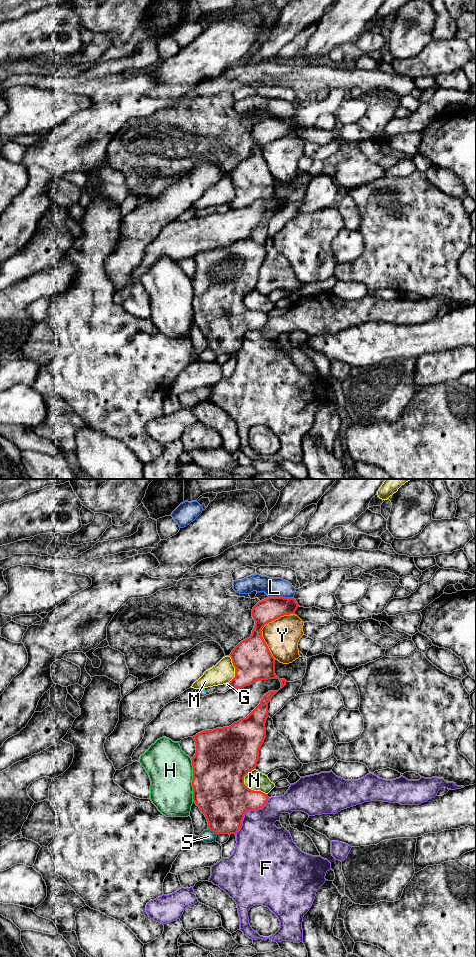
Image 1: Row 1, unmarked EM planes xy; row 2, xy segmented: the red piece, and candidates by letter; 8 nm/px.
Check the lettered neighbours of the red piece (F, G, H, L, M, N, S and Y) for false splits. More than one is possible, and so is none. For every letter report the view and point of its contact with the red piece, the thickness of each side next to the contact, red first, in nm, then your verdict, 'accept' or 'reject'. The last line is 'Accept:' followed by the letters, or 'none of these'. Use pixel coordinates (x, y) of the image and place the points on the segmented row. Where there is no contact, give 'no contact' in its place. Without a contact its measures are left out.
F: contact xy (248, 810); calibres 420 and 340 nm; reject
G: contact xy (230, 686); calibres 280 and 30 nm; reject
H: contact xy (193, 779); calibres 440 and 360 nm; reject
L: contact xy (281, 597); calibres 190 and 160 nm; reject
M: contact xy (235, 669); calibres 320 and 180 nm; reject
N: contact xy (253, 790); calibres 400 and 160 nm; reject
S: contact xy (213, 831); calibres 380 and 110 nm; reject
Y: contact xy (263, 626); calibres 280 and 280 nm; reject
Accept: none of these

